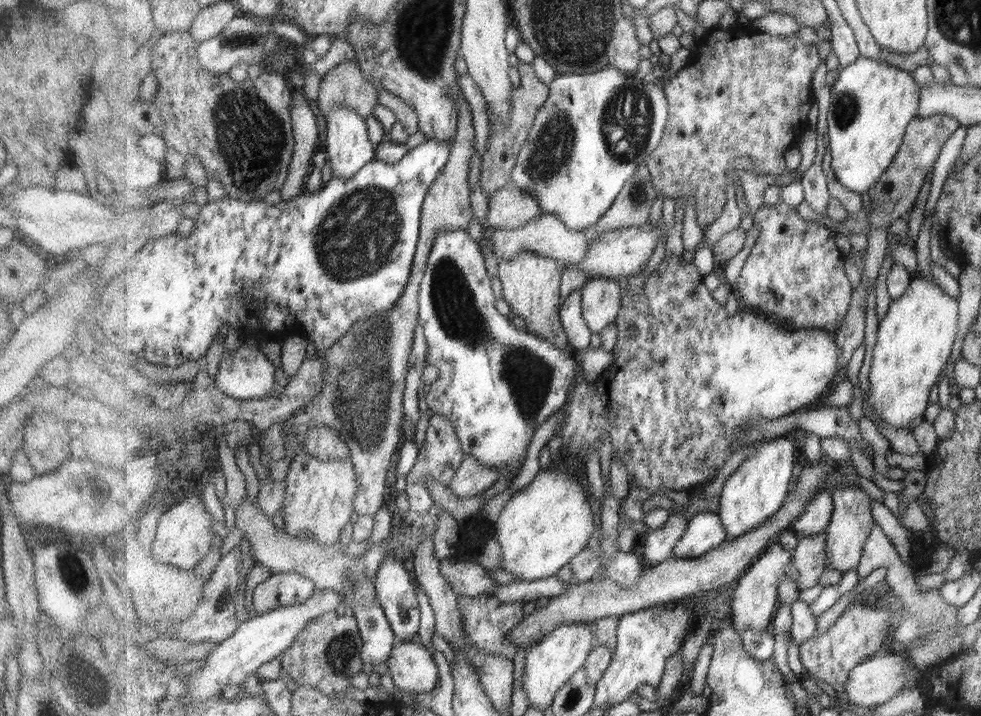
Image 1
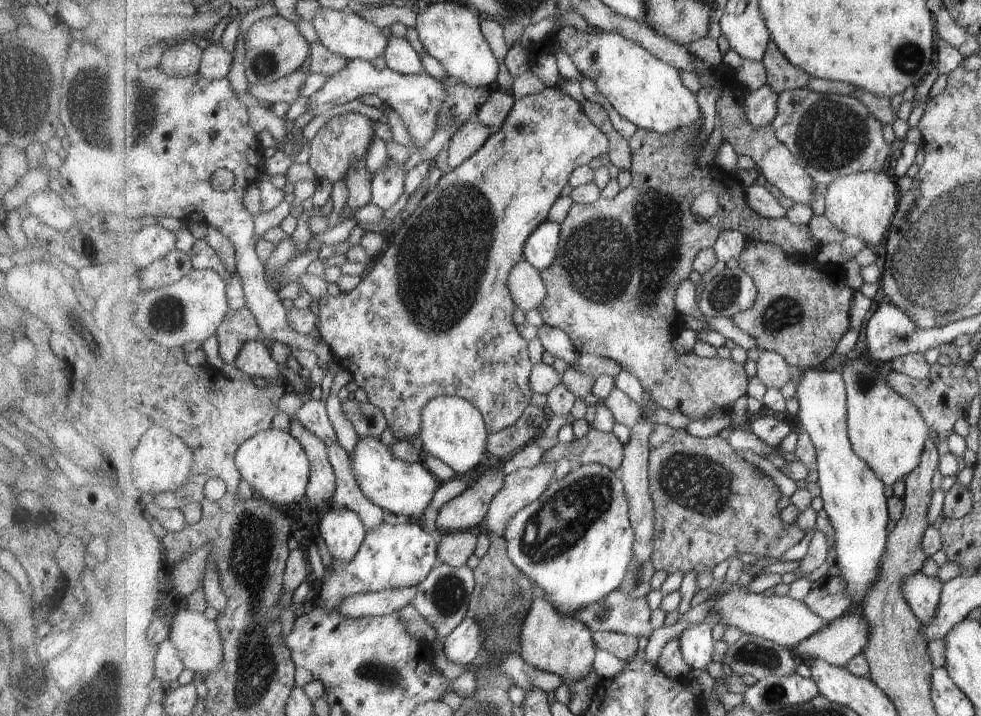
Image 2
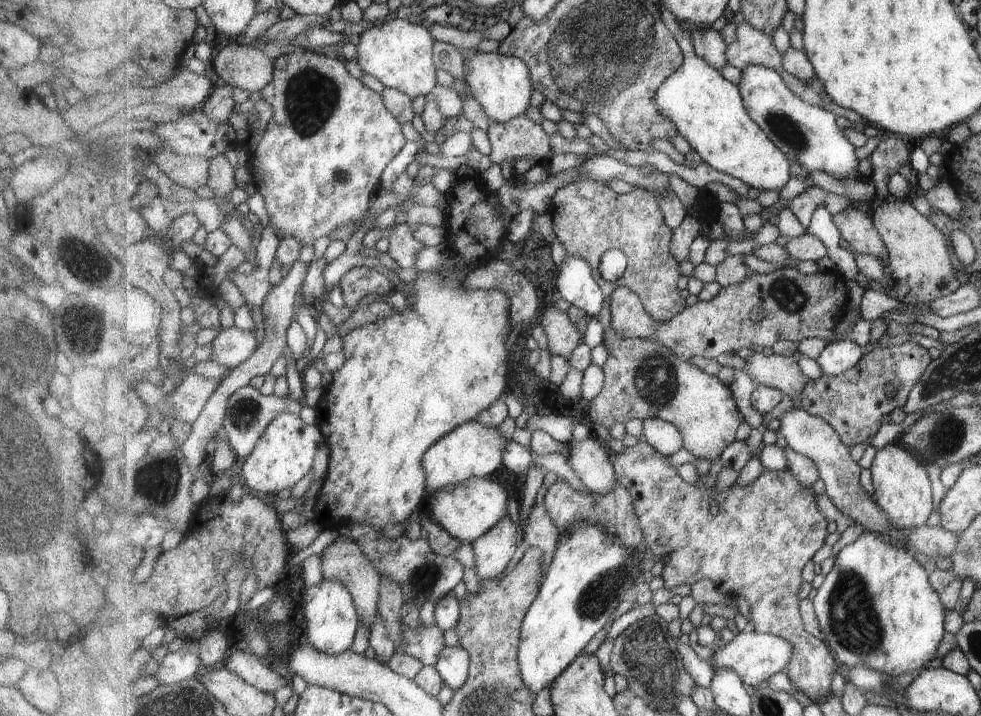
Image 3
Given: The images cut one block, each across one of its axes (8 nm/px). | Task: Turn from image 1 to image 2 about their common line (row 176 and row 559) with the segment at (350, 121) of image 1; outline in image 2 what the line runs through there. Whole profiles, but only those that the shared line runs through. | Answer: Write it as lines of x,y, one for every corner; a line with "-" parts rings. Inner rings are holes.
330,507
320,514
318,530
332,558
345,562
358,555
368,528
358,512
347,507

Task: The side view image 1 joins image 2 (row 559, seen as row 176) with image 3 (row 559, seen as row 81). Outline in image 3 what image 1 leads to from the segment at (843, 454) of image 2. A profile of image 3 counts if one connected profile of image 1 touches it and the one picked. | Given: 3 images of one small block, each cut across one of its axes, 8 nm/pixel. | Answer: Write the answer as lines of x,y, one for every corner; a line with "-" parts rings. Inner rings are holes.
873,531
861,533
853,543
842,547
834,557
833,569
826,575
812,601
826,632
825,641
835,652
839,664
847,668
863,664
892,677
917,672
937,657
939,645
947,633
945,616
948,608
931,586
925,568
915,560
909,549
897,548
883,535

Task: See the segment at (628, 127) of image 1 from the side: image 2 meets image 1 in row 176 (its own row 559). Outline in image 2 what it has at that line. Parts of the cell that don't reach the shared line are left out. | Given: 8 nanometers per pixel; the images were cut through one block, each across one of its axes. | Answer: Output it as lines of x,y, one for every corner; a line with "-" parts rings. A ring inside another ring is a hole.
586,464
576,466
567,476
562,479
555,480
551,486
541,495
541,498
535,500
534,503
522,508
510,523
507,525
505,540
508,542
508,551
510,552
511,560
527,575
529,575
534,582
541,587
547,600
551,601
559,612
564,615
574,616
575,611
581,611
582,608
596,603
610,592
617,591
621,588
628,568
630,567
631,559
634,558
634,542
636,534
634,533
633,525
630,521
630,500
628,499
624,482
619,473
611,470
604,464

